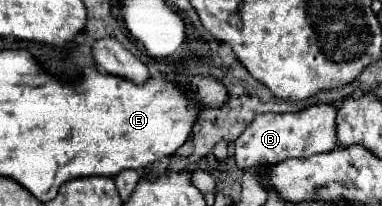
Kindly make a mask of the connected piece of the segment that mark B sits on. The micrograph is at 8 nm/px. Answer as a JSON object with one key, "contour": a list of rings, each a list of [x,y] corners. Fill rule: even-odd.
{"contour":[[[314,104],[300,112],[288,114],[260,114],[234,142],[234,160],[238,168],[262,168],[288,158],[306,158],[330,152],[336,142],[336,108],[332,104]]]}

